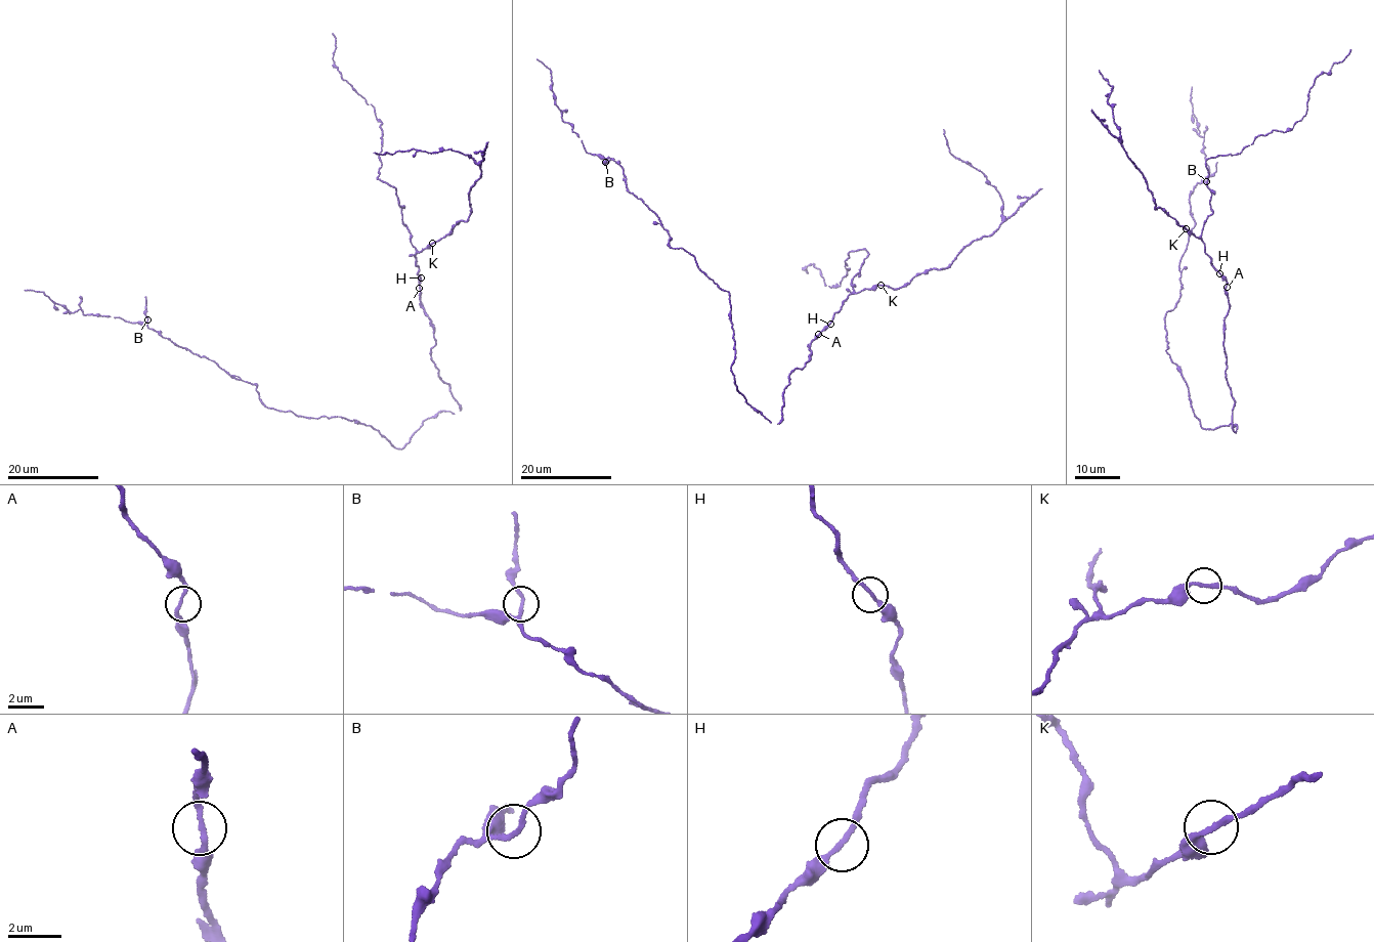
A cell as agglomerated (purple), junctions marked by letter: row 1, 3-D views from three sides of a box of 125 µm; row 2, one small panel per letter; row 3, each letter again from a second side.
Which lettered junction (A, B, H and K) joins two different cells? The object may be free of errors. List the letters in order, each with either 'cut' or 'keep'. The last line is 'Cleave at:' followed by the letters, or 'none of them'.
A: keep
B: keep
H: keep
K: keep
Cleave at: none of them

